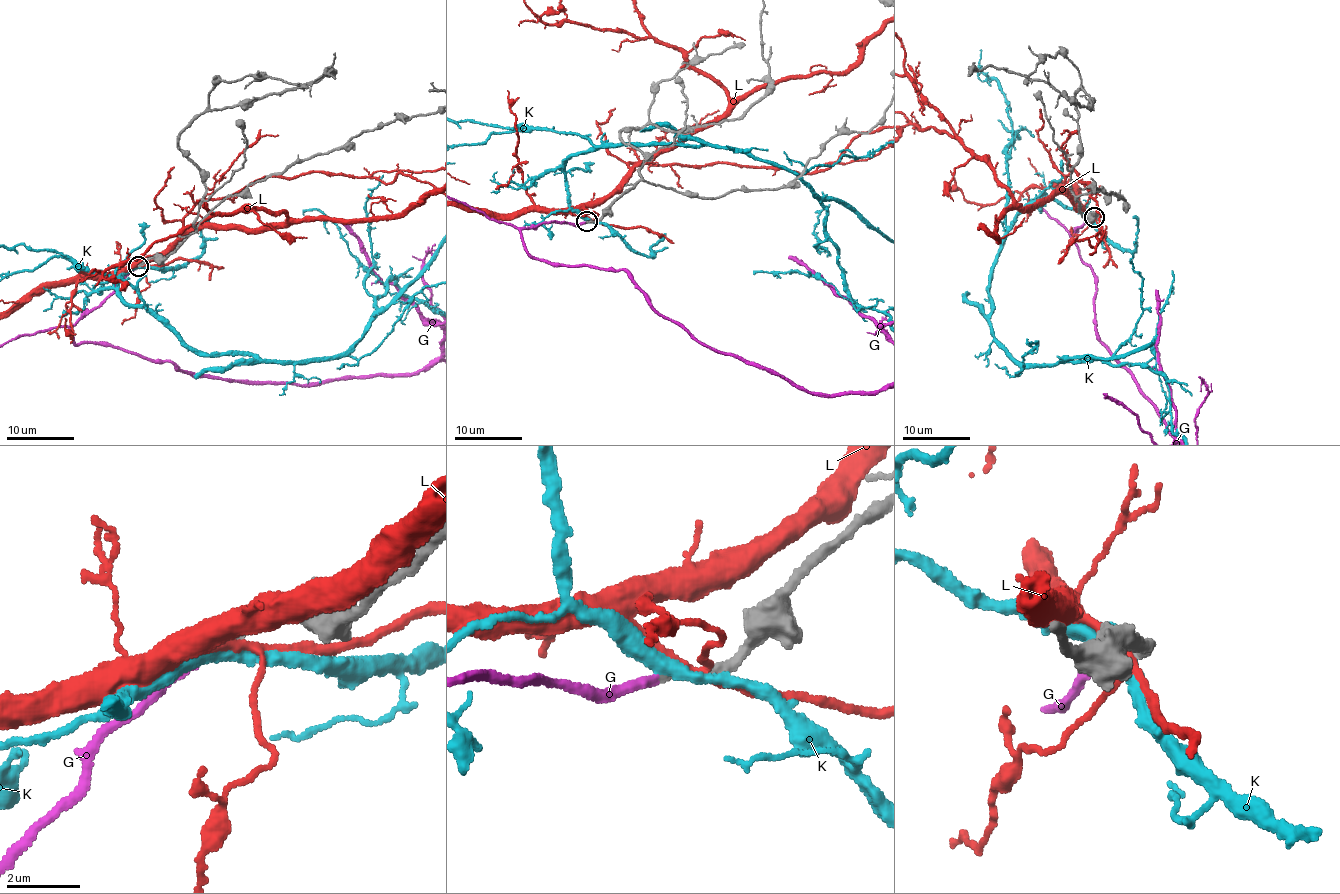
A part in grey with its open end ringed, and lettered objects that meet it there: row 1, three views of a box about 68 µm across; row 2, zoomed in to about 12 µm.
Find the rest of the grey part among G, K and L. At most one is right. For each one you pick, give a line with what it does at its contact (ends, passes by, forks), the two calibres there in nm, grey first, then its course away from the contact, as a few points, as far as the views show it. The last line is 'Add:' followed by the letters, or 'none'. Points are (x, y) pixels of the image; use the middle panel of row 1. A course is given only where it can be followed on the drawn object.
G: It ends there. Thickness 280 nm (grey) against 280 nm
Add: G

